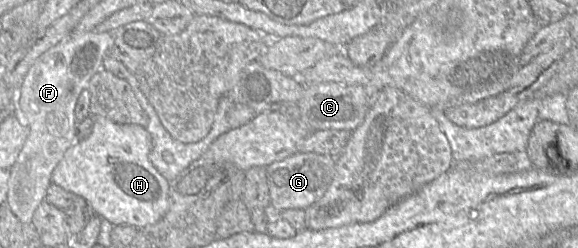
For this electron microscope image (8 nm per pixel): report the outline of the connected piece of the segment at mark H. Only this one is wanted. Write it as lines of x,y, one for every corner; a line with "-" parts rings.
103,116
90,117
94,121
92,133
67,149
53,170
52,183
85,198
96,215
115,226
142,228
158,222
169,208
169,181
150,161
151,134
138,124
119,124

